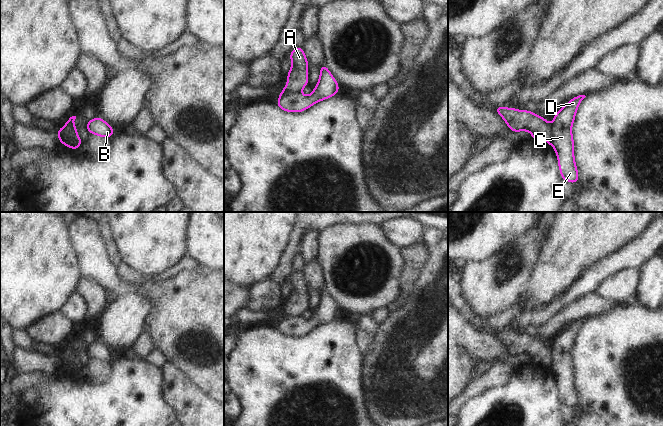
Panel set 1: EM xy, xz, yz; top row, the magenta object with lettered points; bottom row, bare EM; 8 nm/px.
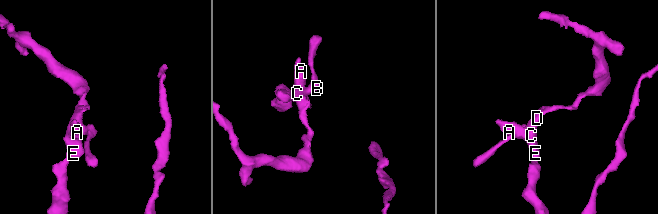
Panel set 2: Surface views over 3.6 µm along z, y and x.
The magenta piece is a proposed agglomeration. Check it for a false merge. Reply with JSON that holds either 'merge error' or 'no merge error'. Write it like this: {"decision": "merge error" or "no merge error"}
{"decision": "merge error"}

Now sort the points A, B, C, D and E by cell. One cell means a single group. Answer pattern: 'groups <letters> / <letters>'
groups A / B C D E

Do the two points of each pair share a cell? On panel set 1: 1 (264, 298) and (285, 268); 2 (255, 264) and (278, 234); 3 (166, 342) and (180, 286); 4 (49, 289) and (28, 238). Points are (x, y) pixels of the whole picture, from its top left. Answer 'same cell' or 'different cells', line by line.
1: different cells
2: same cell
3: same cell
4: same cell

